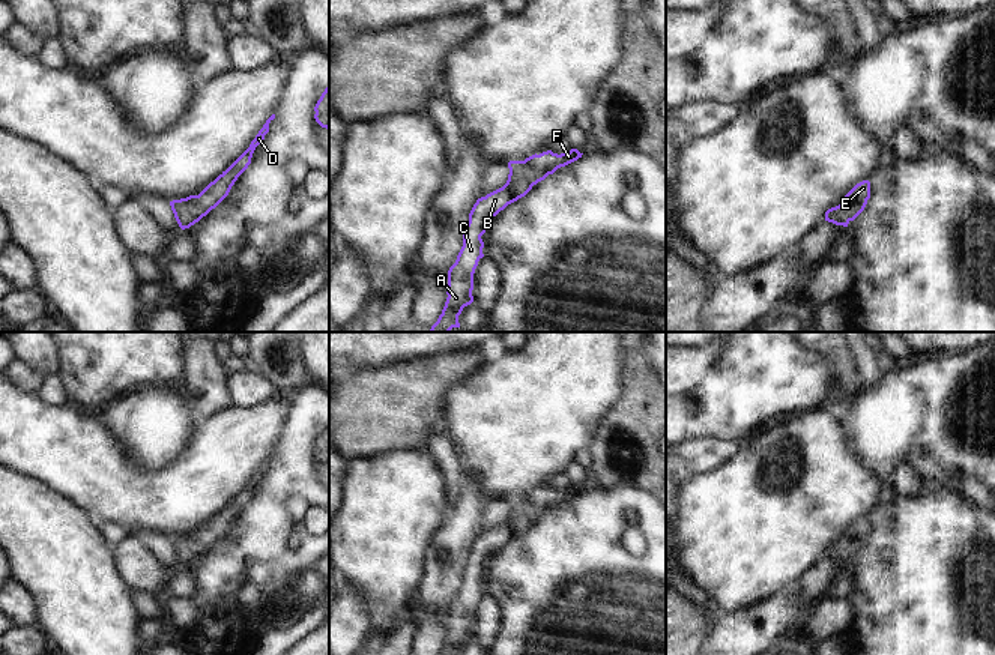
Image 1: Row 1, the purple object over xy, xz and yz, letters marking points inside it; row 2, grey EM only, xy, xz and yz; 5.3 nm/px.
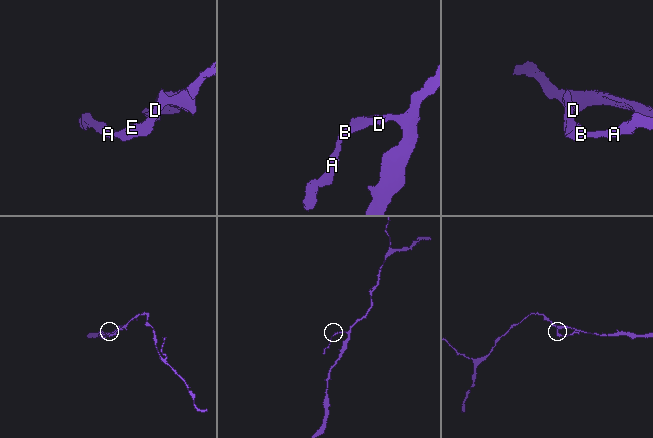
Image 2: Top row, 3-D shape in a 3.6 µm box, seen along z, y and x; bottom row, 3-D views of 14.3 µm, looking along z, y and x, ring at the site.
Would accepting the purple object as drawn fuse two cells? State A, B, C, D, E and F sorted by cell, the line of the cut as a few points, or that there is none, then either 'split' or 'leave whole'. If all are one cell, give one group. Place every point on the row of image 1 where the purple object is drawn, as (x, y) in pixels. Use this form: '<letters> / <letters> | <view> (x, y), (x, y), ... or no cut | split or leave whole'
A B C D E F | no cut | leave whole

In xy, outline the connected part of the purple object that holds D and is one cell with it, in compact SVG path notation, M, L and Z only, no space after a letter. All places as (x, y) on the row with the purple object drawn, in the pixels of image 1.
M272 114L263 128L259 131L250 147L213 182L210 182L198 195L170 201L174 218L182 230L189 228L215 209L230 192L237 177L251 164L256 147L265 140L269 132L269 123L275 119Z

